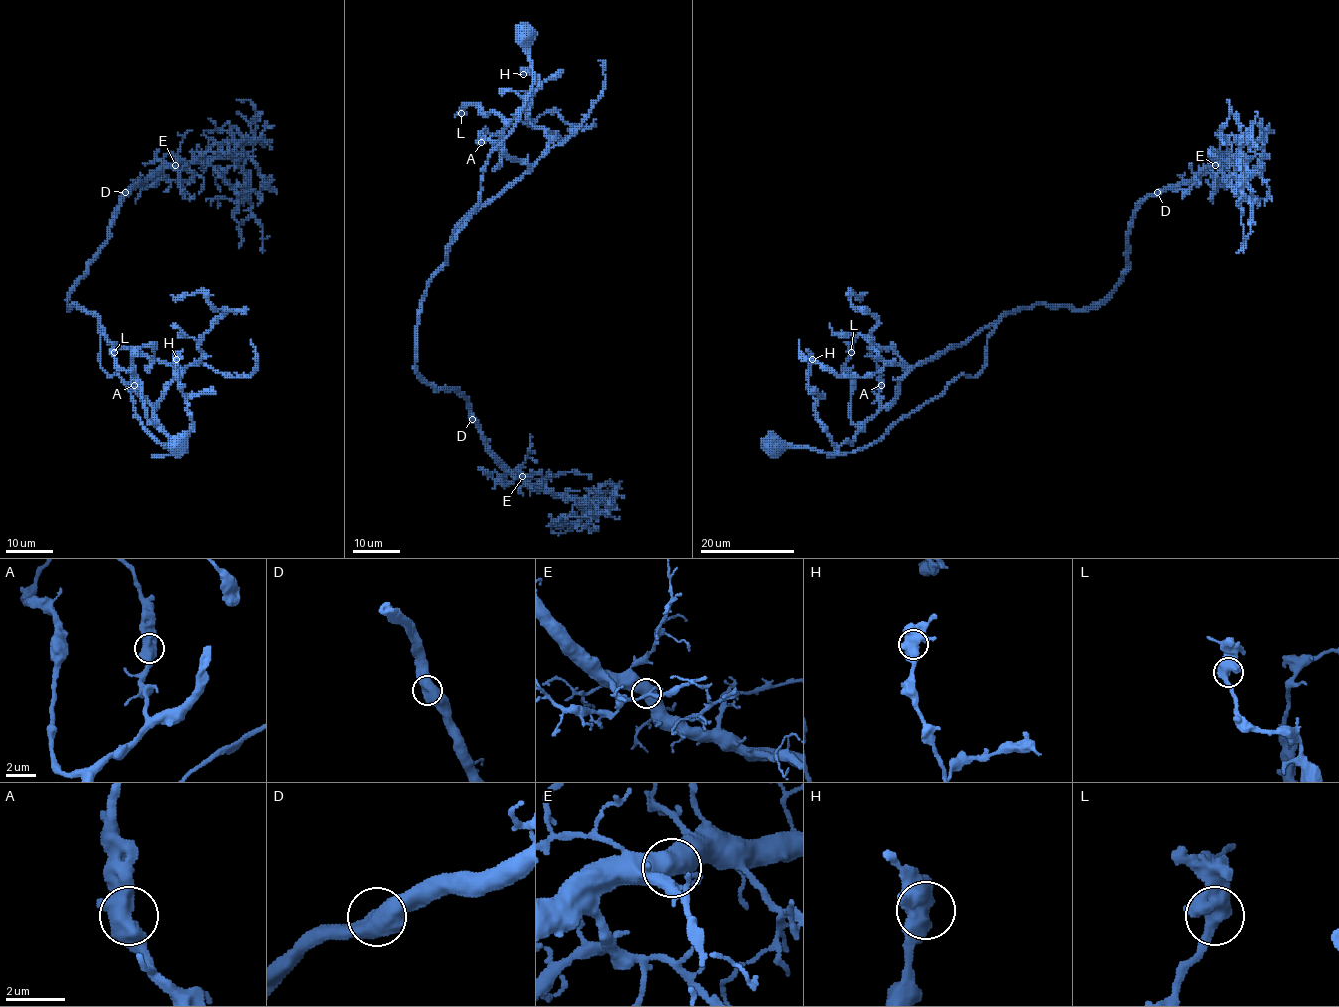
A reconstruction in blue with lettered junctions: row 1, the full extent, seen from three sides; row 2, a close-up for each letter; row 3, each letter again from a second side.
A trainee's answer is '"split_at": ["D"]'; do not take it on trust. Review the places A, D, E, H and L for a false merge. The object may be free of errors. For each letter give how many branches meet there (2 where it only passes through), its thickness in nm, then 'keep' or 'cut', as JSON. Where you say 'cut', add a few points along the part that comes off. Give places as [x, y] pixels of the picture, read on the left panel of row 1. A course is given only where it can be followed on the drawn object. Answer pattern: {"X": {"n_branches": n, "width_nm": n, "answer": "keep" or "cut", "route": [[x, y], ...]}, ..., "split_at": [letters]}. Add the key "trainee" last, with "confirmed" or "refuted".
{"A": {"n_branches": 2, "width_nm": 700, "answer": "keep"}, "D": {"n_branches": 2, "width_nm": 650, "answer": "keep"}, "E": {"n_branches": 2, "width_nm": 600, "answer": "keep"}, "H": {"n_branches": 2, "width_nm": 650, "answer": "keep"}, "L": {"n_branches": 2, "width_nm": 650, "answer": "keep"}, "split_at": [], "trainee": "refuted"}

